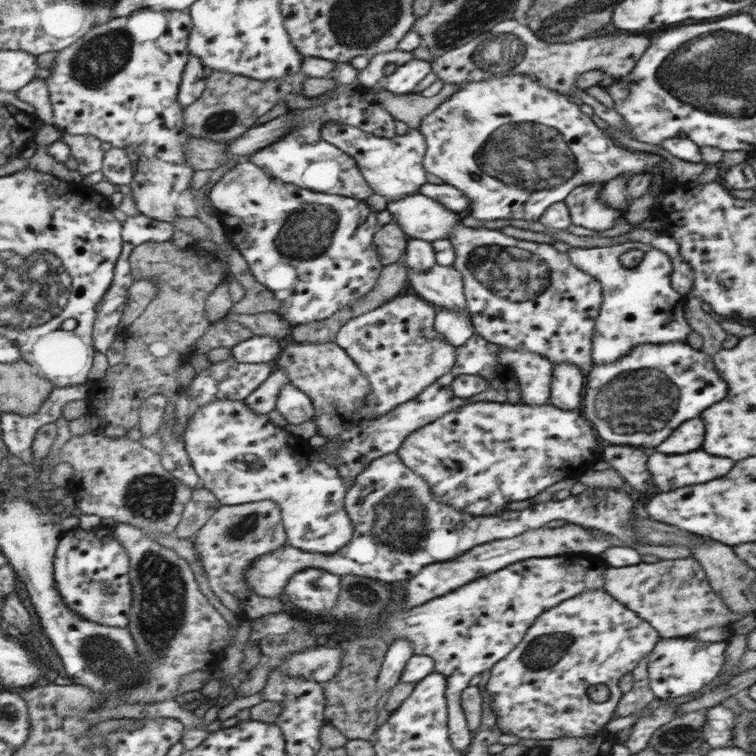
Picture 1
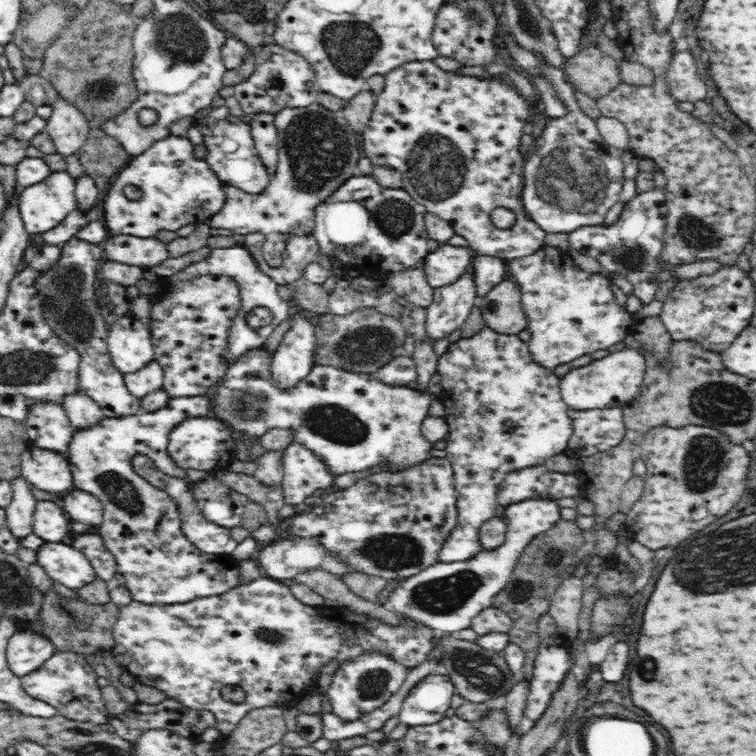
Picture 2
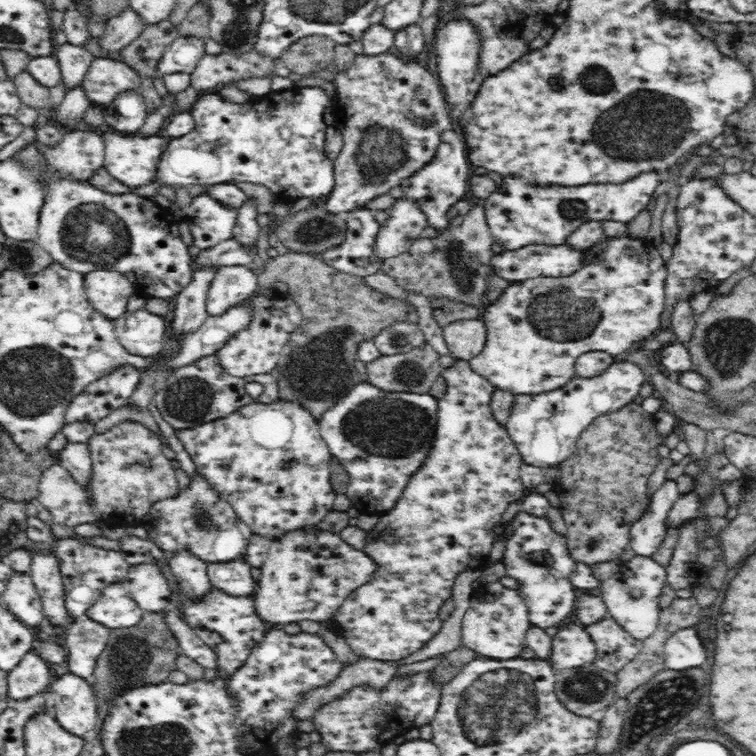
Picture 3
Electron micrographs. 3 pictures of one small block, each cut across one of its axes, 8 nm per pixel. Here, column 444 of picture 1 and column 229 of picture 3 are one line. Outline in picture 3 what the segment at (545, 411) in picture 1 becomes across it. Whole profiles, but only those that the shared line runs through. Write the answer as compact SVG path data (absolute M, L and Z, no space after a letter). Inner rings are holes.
M278 399L270 404L250 403L224 419L204 423L192 430L175 430L196 468L216 484L223 499L254 534L268 540L282 539L300 528L313 528L334 511L338 490L333 486L331 449L320 434L318 419L300 403Z

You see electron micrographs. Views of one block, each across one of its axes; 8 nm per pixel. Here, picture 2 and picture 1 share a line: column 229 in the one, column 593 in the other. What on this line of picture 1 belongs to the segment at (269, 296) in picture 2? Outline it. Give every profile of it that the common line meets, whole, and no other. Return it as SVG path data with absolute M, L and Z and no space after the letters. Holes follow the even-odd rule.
M623 242L616 246L604 248L576 248L568 250L568 256L579 269L590 271L590 276L597 277L606 288L606 300L602 300L602 316L598 316L598 340L594 340L594 358L598 365L612 364L629 354L638 344L666 344L668 342L686 343L692 327L688 319L684 318L684 304L688 298L682 298L672 288L670 274L672 274L672 259L668 254L644 242ZM633 251L637 254L635 264L625 266L622 264L623 254Z

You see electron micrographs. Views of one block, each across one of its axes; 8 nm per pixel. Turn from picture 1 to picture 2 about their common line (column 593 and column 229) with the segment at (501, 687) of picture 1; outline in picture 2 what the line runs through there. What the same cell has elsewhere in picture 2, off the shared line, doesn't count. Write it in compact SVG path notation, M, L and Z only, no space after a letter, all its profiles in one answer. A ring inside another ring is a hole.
M265 575L252 580L250 584L232 588L229 592L184 604L144 604L130 602L119 610L118 620L113 626L115 644L110 652L112 660L132 676L137 701L157 704L163 700L177 700L192 710L208 710L216 719L216 728L225 737L235 729L256 708L278 706L292 707L316 688L320 668L330 660L338 664L351 663L364 652L381 652L403 668L414 668L422 664L434 650L436 631L424 623L415 622L404 616L402 624L382 623L376 616L364 615L343 608L344 616L335 608L312 607L298 601L290 591L289 583L271 579ZM224 686L240 686L246 697L242 703L222 698Z

